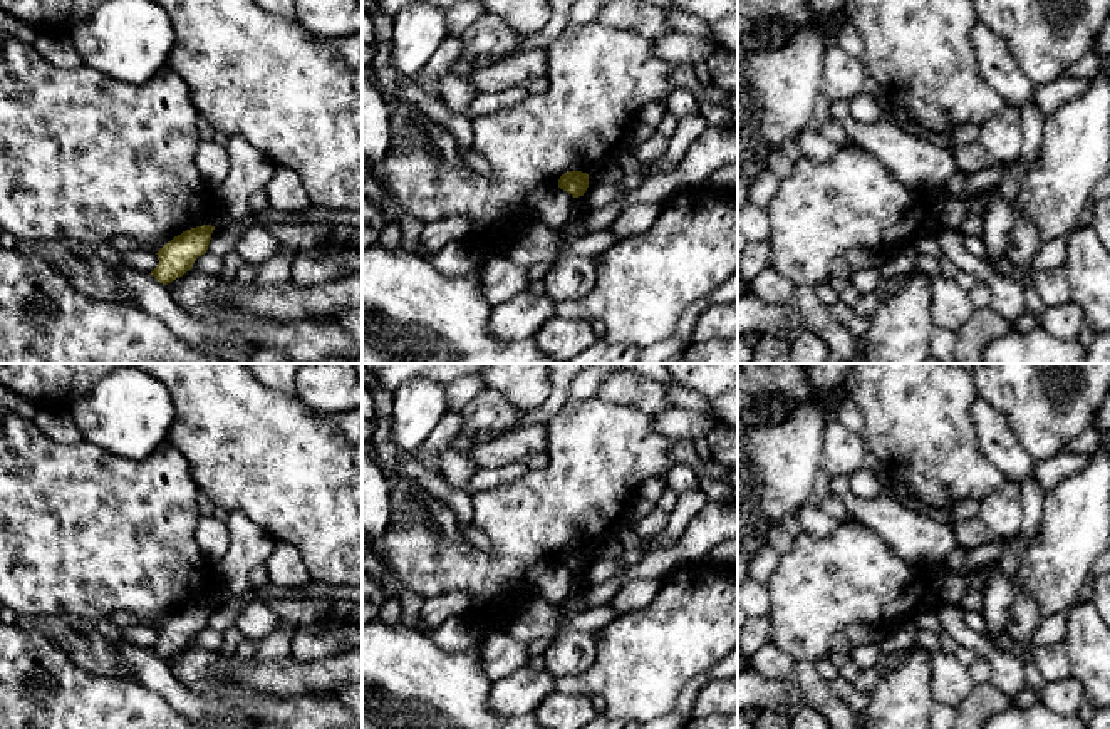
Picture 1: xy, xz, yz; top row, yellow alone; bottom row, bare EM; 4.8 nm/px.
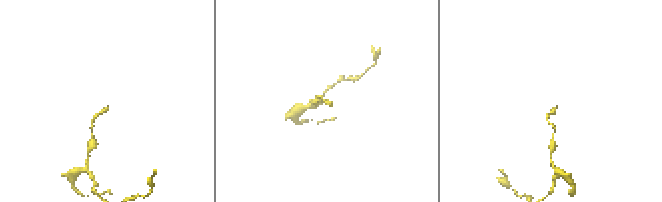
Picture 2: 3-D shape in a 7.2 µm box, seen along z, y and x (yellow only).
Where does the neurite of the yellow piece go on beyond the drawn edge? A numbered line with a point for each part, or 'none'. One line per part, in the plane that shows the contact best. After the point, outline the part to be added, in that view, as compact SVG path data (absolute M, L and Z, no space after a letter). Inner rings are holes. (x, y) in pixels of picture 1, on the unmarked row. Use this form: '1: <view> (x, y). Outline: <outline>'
none

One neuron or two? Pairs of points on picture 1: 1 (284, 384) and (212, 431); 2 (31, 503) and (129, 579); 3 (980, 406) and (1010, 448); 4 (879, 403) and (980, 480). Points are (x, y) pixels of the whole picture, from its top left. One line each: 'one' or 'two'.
1: two
2: one
3: one
4: one

